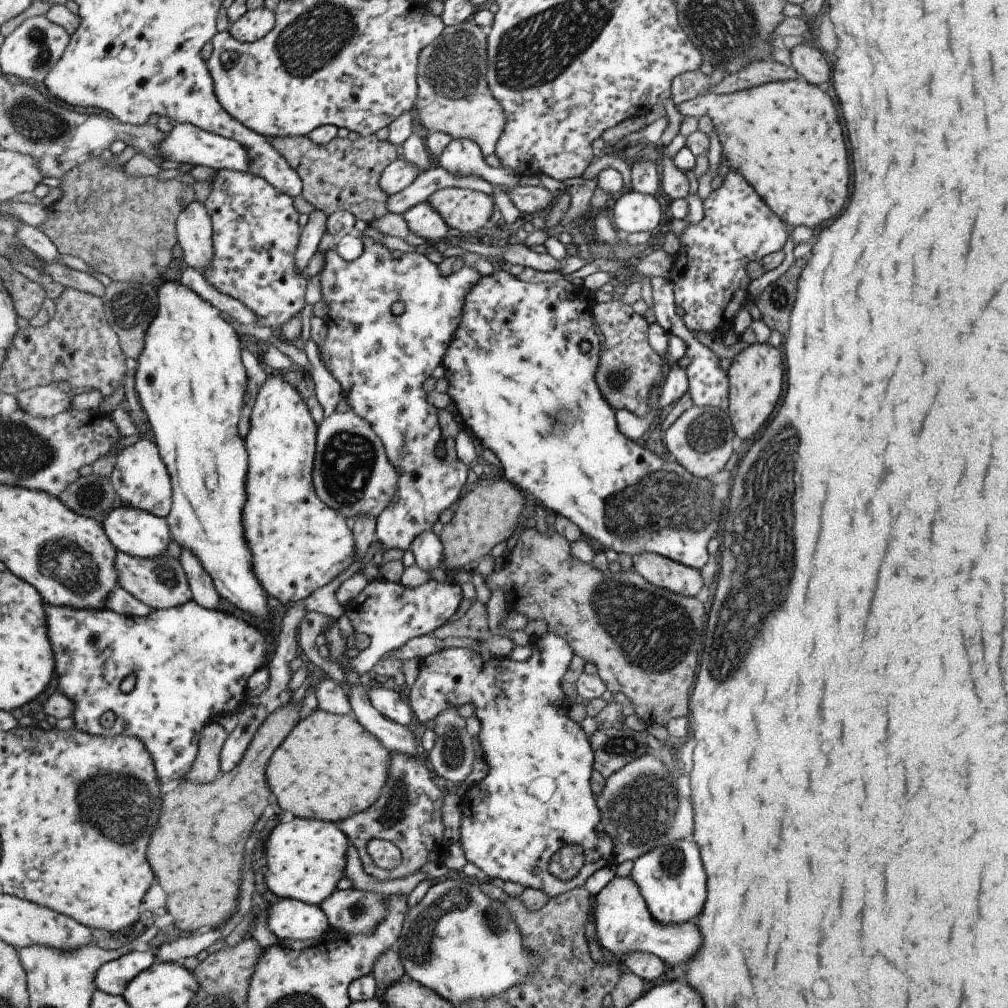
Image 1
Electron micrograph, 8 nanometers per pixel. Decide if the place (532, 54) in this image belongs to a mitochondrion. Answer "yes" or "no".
yes

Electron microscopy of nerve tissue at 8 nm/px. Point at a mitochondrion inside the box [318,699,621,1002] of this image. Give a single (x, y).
(419, 939)

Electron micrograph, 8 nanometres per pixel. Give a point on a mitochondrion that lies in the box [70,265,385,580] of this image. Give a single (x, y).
(128, 309)

